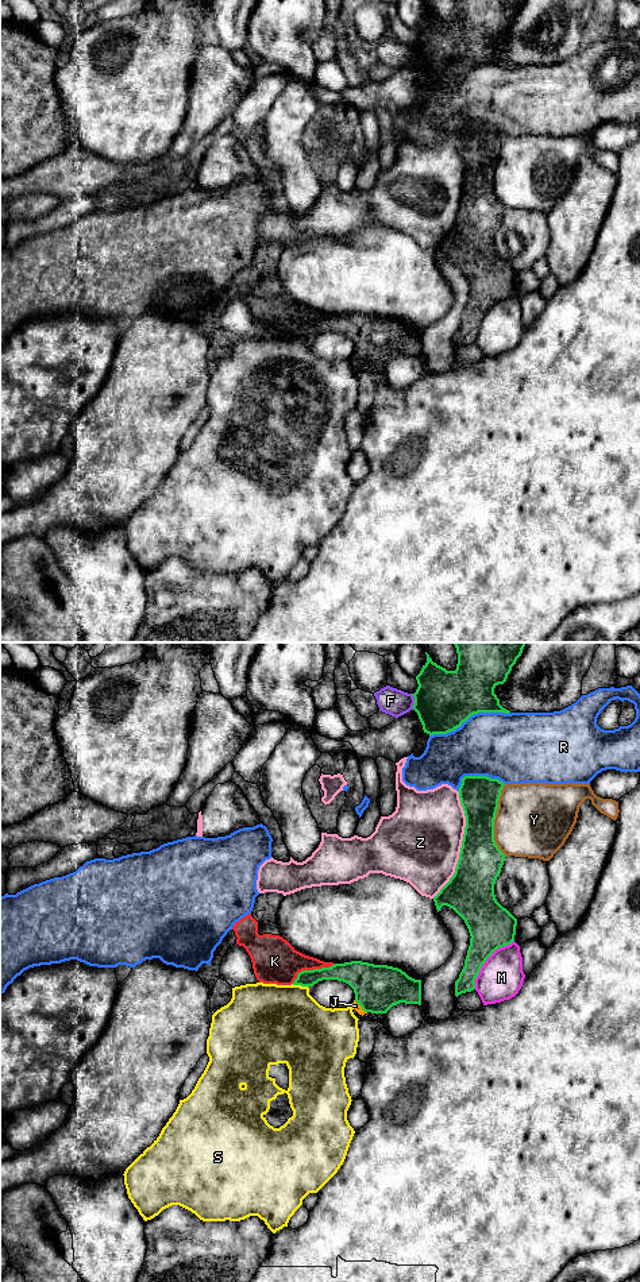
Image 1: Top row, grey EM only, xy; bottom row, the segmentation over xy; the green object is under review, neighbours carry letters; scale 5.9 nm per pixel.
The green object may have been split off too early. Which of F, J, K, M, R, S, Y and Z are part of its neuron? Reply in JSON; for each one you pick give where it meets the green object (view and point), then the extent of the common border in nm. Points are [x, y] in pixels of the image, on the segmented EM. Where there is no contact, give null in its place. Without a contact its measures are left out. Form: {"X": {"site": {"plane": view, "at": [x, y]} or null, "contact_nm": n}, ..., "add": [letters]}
{"J": {"site": {"plane": "xy", "at": [361, 1006]}, "contact_nm": 110}, "K": {"site": {"plane": "xy", "at": [313, 969]}, "contact_nm": 280}, "add": ["J", "K"]}

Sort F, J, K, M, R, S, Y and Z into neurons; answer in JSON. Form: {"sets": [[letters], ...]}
{"sets": [["F"], ["J", "K"], ["M"], ["R"], ["S"], ["Y"], ["Z"]]}

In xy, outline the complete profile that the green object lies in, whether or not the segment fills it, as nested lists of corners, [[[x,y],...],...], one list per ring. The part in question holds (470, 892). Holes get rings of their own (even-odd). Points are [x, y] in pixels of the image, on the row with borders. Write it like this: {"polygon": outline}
{"polygon": [[[464,776],[462,784],[458,789],[460,804],[466,816],[466,827],[462,841],[462,847],[459,853],[459,860],[455,868],[454,876],[450,881],[440,889],[440,892],[433,897],[437,912],[443,905],[452,908],[466,923],[470,932],[470,946],[464,959],[464,966],[455,981],[455,996],[471,992],[475,989],[475,978],[478,977],[482,965],[486,959],[500,947],[508,946],[514,942],[517,919],[504,908],[496,899],[494,884],[501,873],[501,868],[505,861],[505,854],[498,849],[494,841],[494,819],[498,808],[498,800],[504,783],[498,779],[490,779],[487,776]]]}

